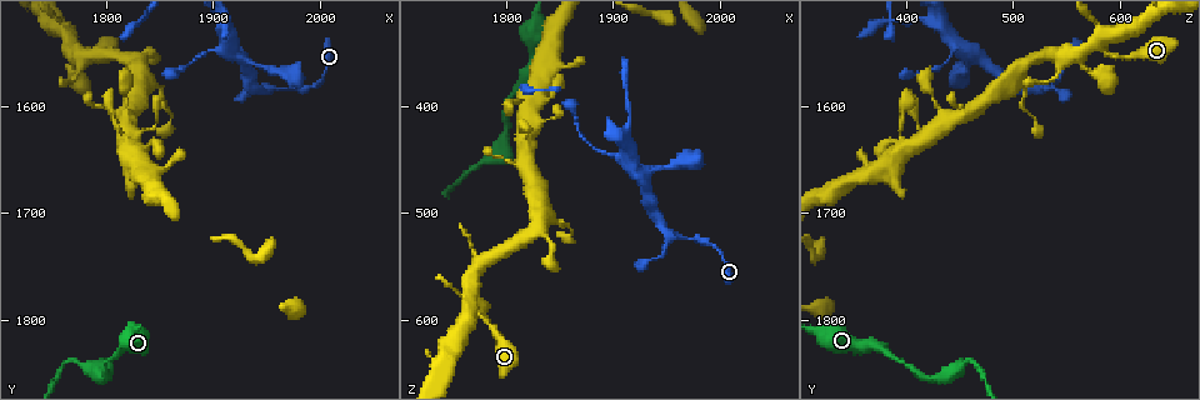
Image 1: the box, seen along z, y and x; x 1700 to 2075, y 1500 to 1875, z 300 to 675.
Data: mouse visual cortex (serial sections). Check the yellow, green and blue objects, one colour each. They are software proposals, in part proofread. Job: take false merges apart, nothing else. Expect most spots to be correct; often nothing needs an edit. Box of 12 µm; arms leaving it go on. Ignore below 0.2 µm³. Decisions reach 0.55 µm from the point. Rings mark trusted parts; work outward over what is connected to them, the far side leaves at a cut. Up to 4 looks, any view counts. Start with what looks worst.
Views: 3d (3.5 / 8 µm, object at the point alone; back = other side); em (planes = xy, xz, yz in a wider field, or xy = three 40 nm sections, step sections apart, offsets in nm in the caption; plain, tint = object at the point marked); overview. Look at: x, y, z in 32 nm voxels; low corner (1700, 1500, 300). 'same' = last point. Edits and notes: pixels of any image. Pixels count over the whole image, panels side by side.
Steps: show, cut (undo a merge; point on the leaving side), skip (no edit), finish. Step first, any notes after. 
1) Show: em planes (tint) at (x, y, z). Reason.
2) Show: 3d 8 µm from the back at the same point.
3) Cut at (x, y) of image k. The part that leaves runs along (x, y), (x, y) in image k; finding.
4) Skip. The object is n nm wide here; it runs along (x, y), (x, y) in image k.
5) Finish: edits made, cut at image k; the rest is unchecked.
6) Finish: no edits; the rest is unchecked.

Show: 3d 3.5 µm at (1770, 1544, 586).

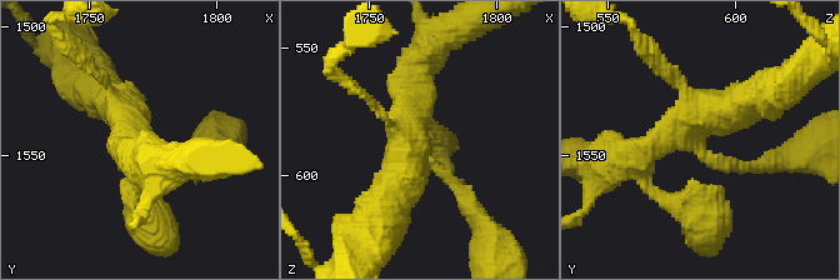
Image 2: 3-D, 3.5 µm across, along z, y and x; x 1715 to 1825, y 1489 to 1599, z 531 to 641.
Show: em planes (tint) at (1772, 1546, 586). 4 arms meet here; the arms are 200, 200, 350, 500 nm wide.

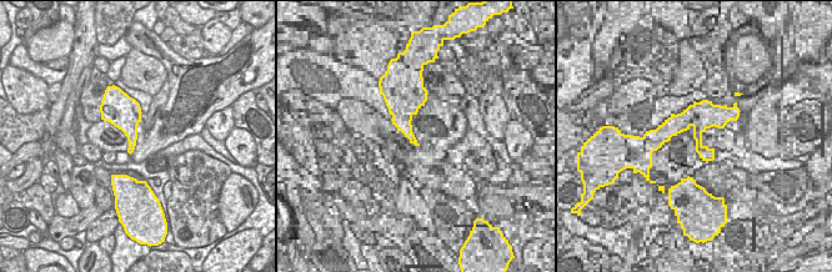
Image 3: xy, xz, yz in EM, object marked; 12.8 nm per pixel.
Skip. The object is 240 nm wide here; it runs along (465, 199), (411, 125), (415, 71) in image 2; one cell here.

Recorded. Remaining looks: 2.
Show: 3d 3.5 µm at (1778, 1842, 456). Sharp bend.

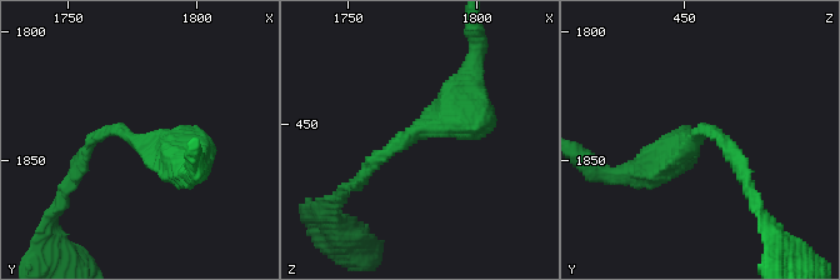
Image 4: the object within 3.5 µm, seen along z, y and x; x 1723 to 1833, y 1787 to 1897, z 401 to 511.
Show: em xy step 1 (tint) at (1776, 1842, 454). The arms are 150, 500 nm wide.

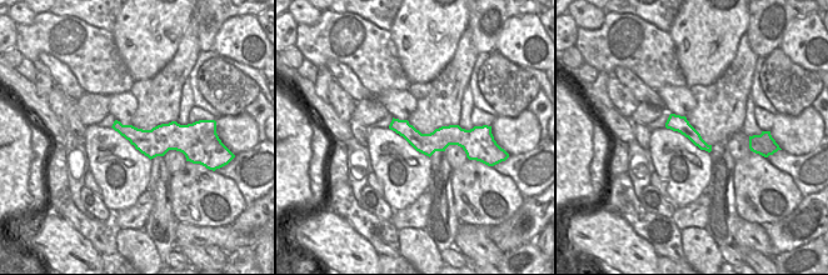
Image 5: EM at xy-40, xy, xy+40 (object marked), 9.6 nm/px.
Skip. It runs along (393, 125), (417, 139), (469, 143) in image 5; one cell here.

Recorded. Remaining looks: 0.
Finish: no edits; the rest is unchecked.

